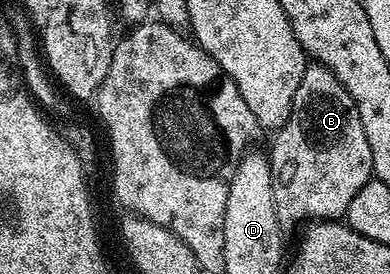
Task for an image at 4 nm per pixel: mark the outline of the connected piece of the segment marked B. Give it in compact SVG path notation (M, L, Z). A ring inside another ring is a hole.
M317 62L307 63L304 78L296 86L296 98L292 98L292 110L288 122L273 133L274 145L268 148L270 173L272 174L272 198L276 202L276 218L284 230L297 229L307 222L319 220L341 221L345 217L352 198L356 198L360 186L374 176L372 146L368 146L368 134L360 122L360 114L344 86L332 74L332 70Z

